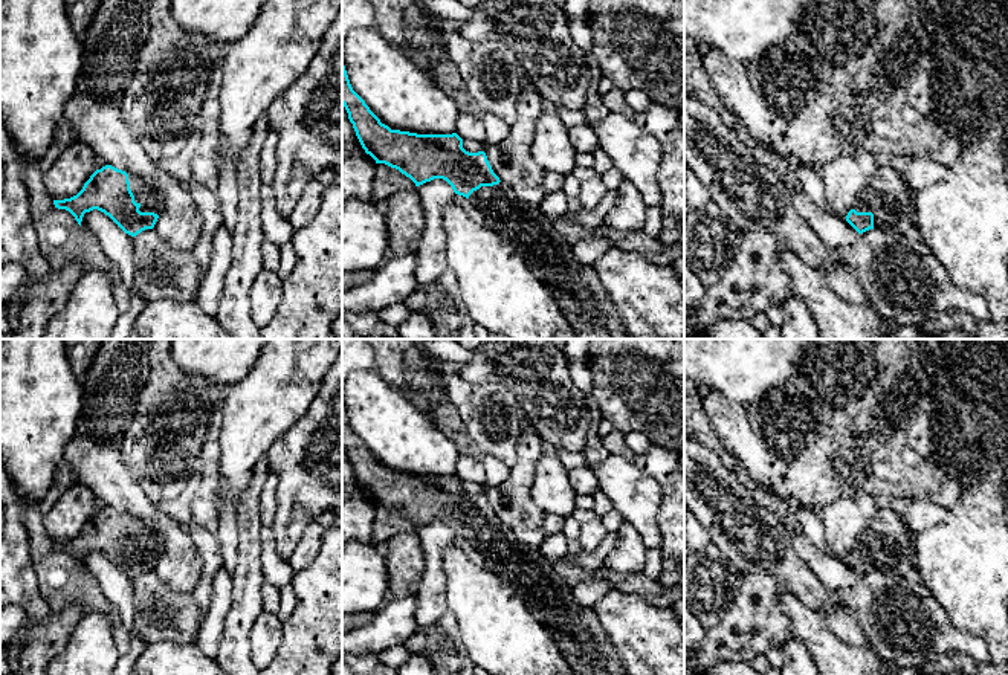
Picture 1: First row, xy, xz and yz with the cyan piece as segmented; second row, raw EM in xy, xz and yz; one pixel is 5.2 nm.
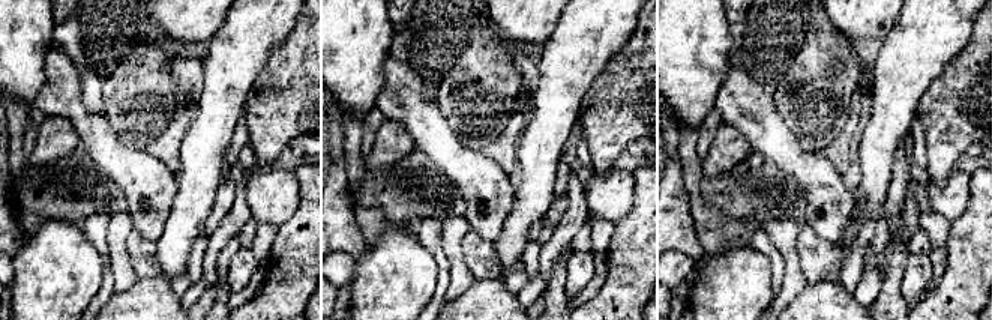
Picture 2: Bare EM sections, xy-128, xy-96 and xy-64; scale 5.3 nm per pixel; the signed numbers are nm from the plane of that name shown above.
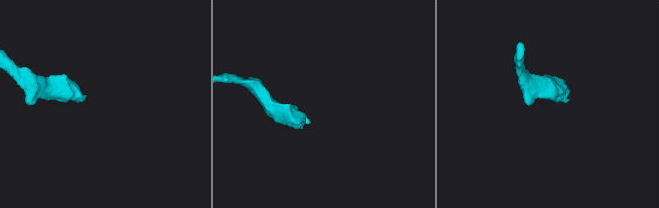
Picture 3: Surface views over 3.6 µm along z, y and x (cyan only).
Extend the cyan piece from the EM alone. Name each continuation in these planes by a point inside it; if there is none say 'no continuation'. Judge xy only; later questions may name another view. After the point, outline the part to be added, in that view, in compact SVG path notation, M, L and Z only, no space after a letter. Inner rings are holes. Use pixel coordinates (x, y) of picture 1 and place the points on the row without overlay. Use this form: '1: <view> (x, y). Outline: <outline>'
1: xy (144, 535). Outline: M128 516L130 531L134 538L134 544L141 547L141 554L154 554L160 557L162 554L162 539L157 531L145 524L144 521Z

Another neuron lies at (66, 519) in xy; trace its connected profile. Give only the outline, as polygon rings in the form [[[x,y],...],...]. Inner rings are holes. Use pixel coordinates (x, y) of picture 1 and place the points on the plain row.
[[[75,483],[66,489],[53,507],[44,513],[44,527],[52,542],[76,538],[96,510],[93,492]]]

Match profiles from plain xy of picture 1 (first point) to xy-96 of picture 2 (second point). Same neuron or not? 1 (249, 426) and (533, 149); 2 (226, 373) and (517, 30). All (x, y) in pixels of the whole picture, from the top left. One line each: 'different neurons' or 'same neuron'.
1: same neuron
2: same neuron

